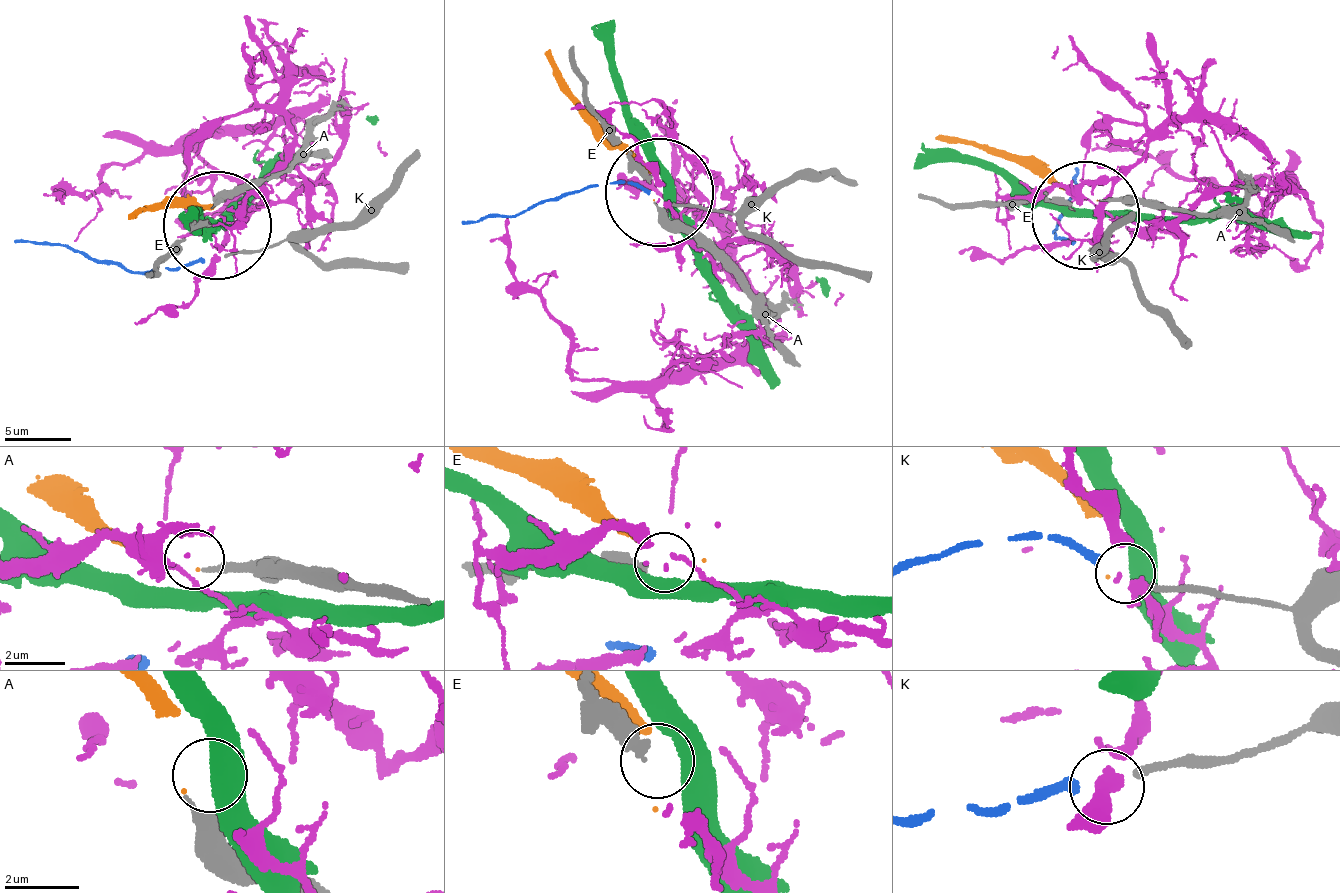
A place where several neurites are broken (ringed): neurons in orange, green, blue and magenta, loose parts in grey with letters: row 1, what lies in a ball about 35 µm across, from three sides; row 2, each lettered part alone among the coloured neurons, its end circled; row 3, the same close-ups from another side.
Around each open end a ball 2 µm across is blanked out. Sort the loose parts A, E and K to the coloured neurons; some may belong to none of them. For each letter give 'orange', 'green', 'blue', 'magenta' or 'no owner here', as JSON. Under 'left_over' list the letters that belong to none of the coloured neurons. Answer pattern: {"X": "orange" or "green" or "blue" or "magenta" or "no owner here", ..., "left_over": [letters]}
{"A": "orange", "E": "no owner here", "K": "blue", "left_over": ["E"]}

